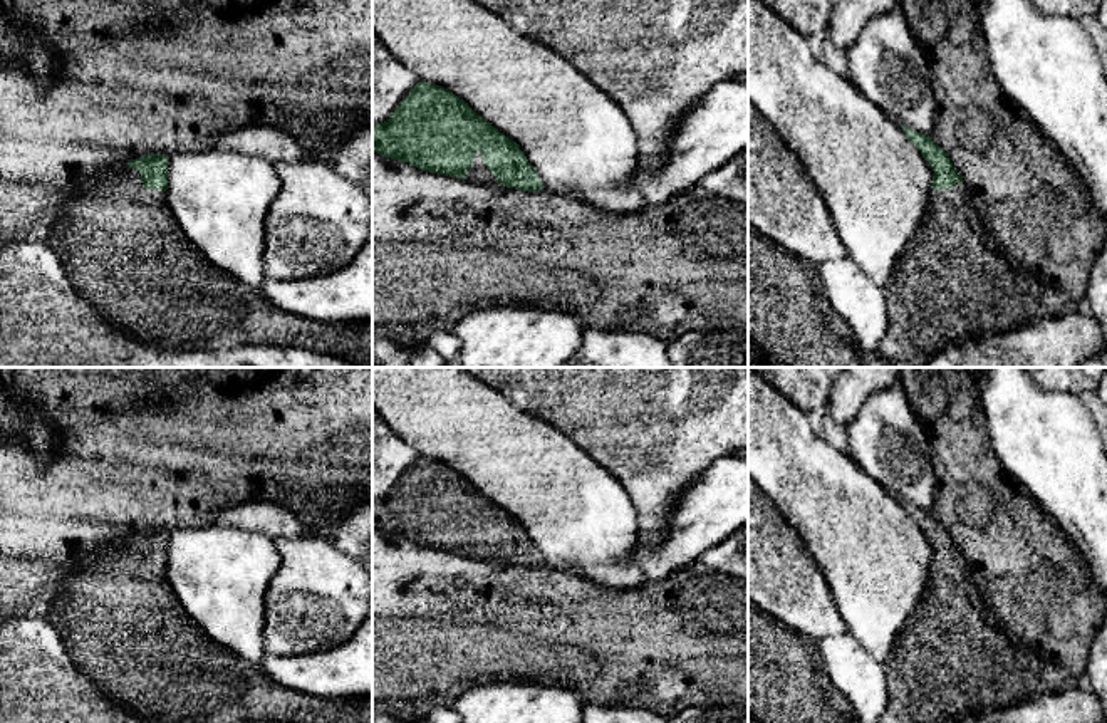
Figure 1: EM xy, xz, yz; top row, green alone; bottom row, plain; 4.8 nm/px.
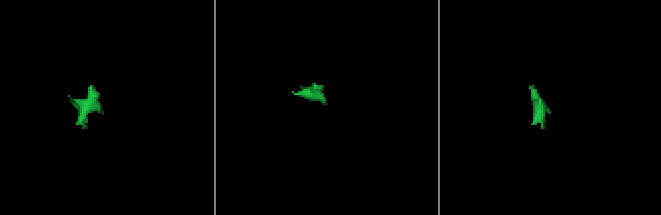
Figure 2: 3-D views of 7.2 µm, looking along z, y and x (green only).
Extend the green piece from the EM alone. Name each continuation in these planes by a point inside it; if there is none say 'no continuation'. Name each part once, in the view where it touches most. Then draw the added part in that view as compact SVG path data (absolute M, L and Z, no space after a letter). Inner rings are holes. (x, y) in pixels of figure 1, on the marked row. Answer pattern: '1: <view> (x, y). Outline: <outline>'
1: xz (478, 173). Outline: M475 151L473 154L475 159L473 159L473 166L466 173L466 181L478 183L478 185L498 185L490 168L486 168L483 159L480 158L483 153Z

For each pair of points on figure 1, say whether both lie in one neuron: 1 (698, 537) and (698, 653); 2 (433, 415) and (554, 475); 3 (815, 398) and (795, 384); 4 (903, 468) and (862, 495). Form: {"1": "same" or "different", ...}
{"1": "different", "2": "same", "3": "same", "4": "different"}

